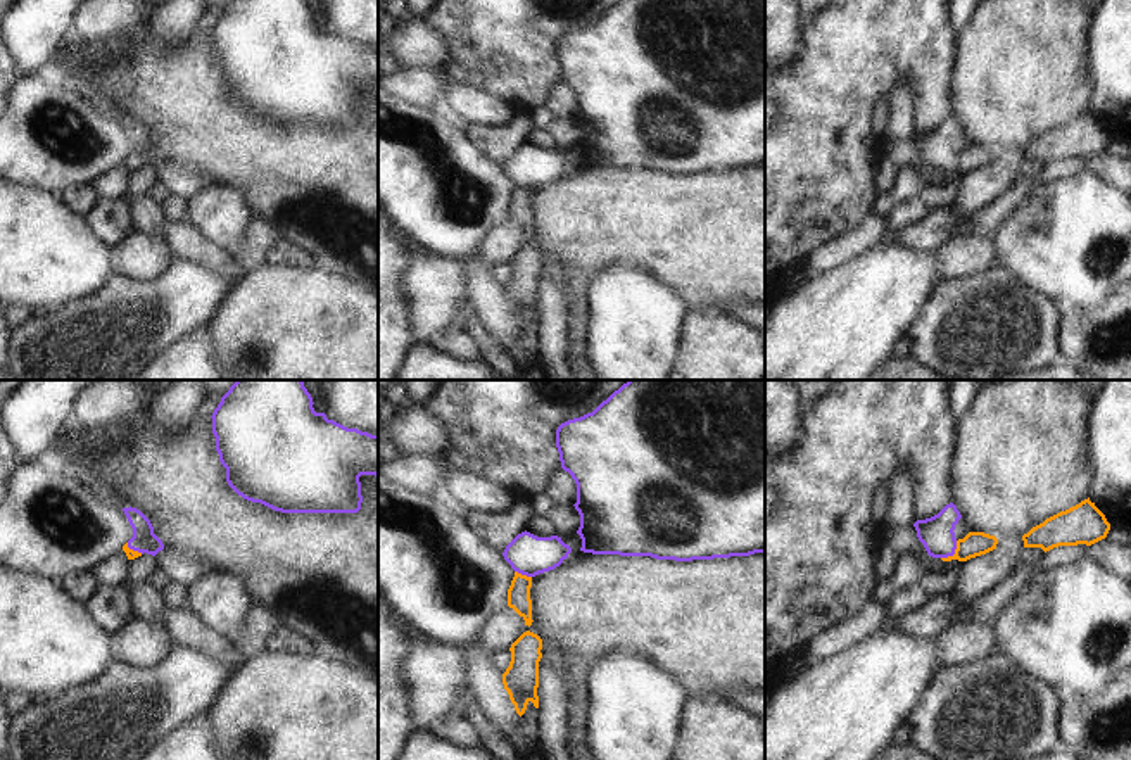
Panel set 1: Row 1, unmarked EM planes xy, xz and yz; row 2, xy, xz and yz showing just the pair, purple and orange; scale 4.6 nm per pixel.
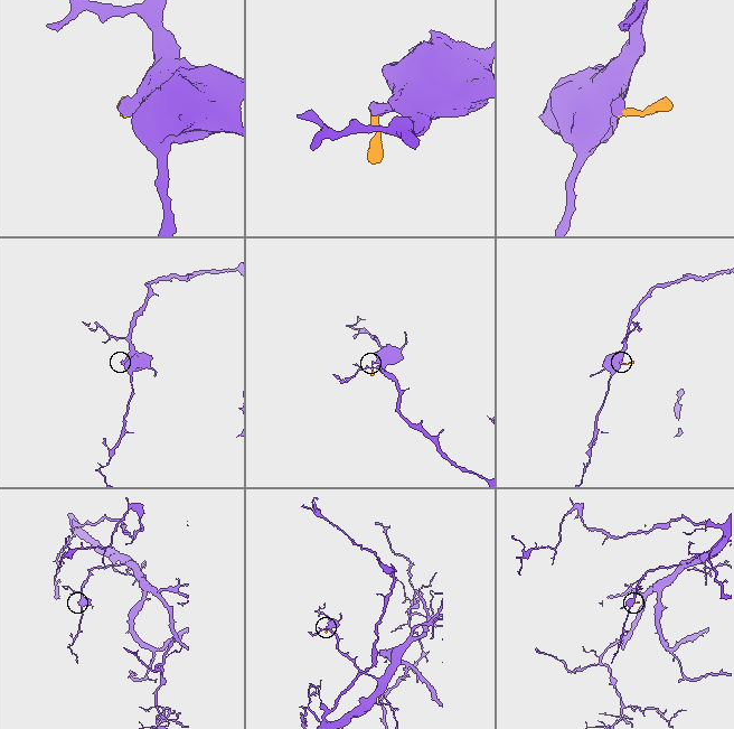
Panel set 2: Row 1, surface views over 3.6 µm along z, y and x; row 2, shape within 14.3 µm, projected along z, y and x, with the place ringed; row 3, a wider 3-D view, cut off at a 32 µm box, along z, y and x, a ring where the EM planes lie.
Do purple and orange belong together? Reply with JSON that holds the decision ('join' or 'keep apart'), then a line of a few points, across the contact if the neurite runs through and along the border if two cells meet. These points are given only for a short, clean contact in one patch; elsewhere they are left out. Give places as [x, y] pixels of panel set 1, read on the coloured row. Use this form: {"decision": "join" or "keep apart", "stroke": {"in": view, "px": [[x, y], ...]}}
{"decision": "join", "stroke": {"in": "yz", "px": [[936, 534], [954, 553], [973, 544]]}}

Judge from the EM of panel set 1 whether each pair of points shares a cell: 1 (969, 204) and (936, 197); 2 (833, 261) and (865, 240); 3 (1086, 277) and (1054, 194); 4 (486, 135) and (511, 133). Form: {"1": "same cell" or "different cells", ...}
{"1": "different cells", "2": "same cell", "3": "same cell", "4": "same cell"}

